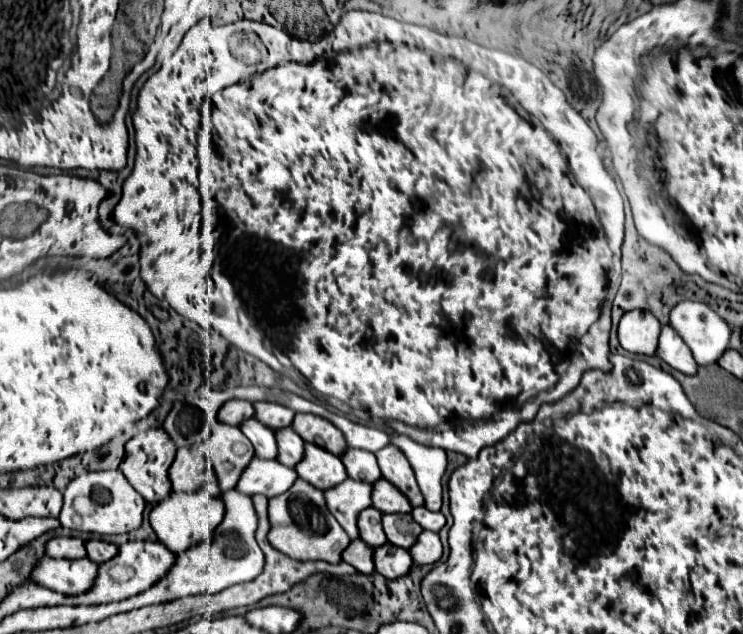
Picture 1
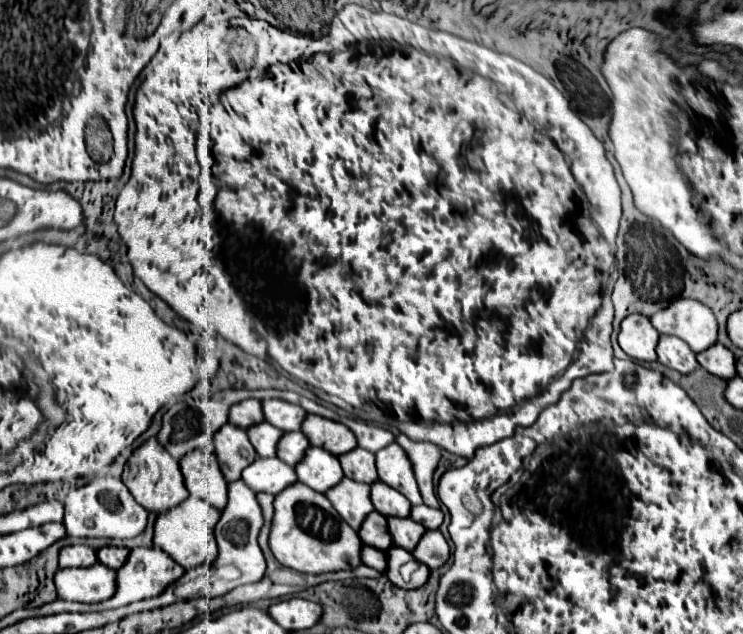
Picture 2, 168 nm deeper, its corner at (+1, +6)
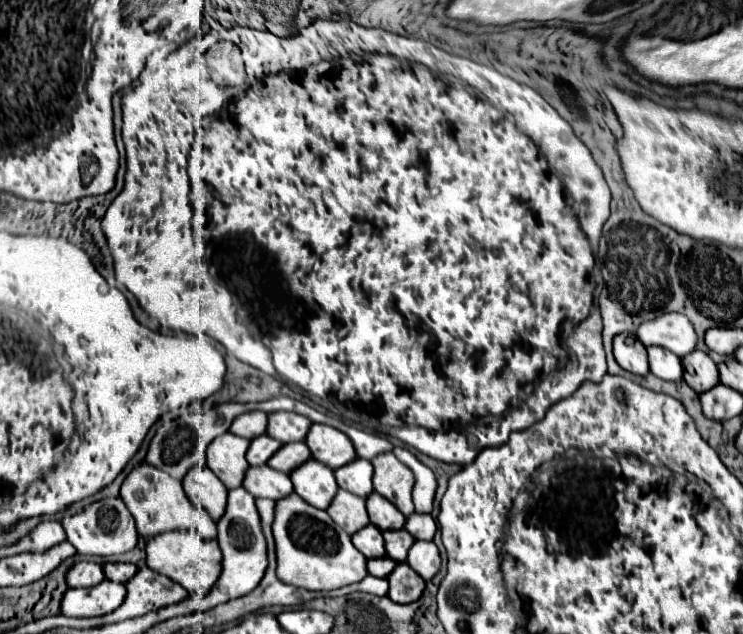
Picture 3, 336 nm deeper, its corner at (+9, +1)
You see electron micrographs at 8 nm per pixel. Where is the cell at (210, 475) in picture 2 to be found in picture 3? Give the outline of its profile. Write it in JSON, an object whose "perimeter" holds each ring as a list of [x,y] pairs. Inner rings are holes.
{"perimeter":[[[192,467],[182,479],[182,483],[188,499],[194,505],[206,509],[214,521],[224,515],[228,489],[208,467]]]}

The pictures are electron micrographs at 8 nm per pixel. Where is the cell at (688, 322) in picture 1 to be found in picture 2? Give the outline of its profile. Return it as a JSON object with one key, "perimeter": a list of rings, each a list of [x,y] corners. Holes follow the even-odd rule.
{"perimeter":[[[674,300],[666,310],[654,314],[650,322],[660,334],[682,338],[692,352],[700,352],[716,344],[718,322],[708,306],[698,300]]]}

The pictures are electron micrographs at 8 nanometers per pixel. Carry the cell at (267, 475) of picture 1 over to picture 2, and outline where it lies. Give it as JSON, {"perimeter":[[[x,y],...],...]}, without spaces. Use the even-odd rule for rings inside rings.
{"perimeter":[[[256,458],[244,472],[242,480],[254,492],[278,494],[296,482],[296,472],[278,458]]]}

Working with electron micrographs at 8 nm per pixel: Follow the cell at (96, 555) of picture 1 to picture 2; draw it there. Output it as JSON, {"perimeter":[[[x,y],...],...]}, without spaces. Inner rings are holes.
{"perimeter":[[[106,546],[106,548],[98,550],[98,560],[100,560],[104,566],[108,566],[108,568],[118,570],[118,568],[122,568],[122,564],[126,562],[128,554],[130,554],[130,550],[126,550],[126,548]]]}

